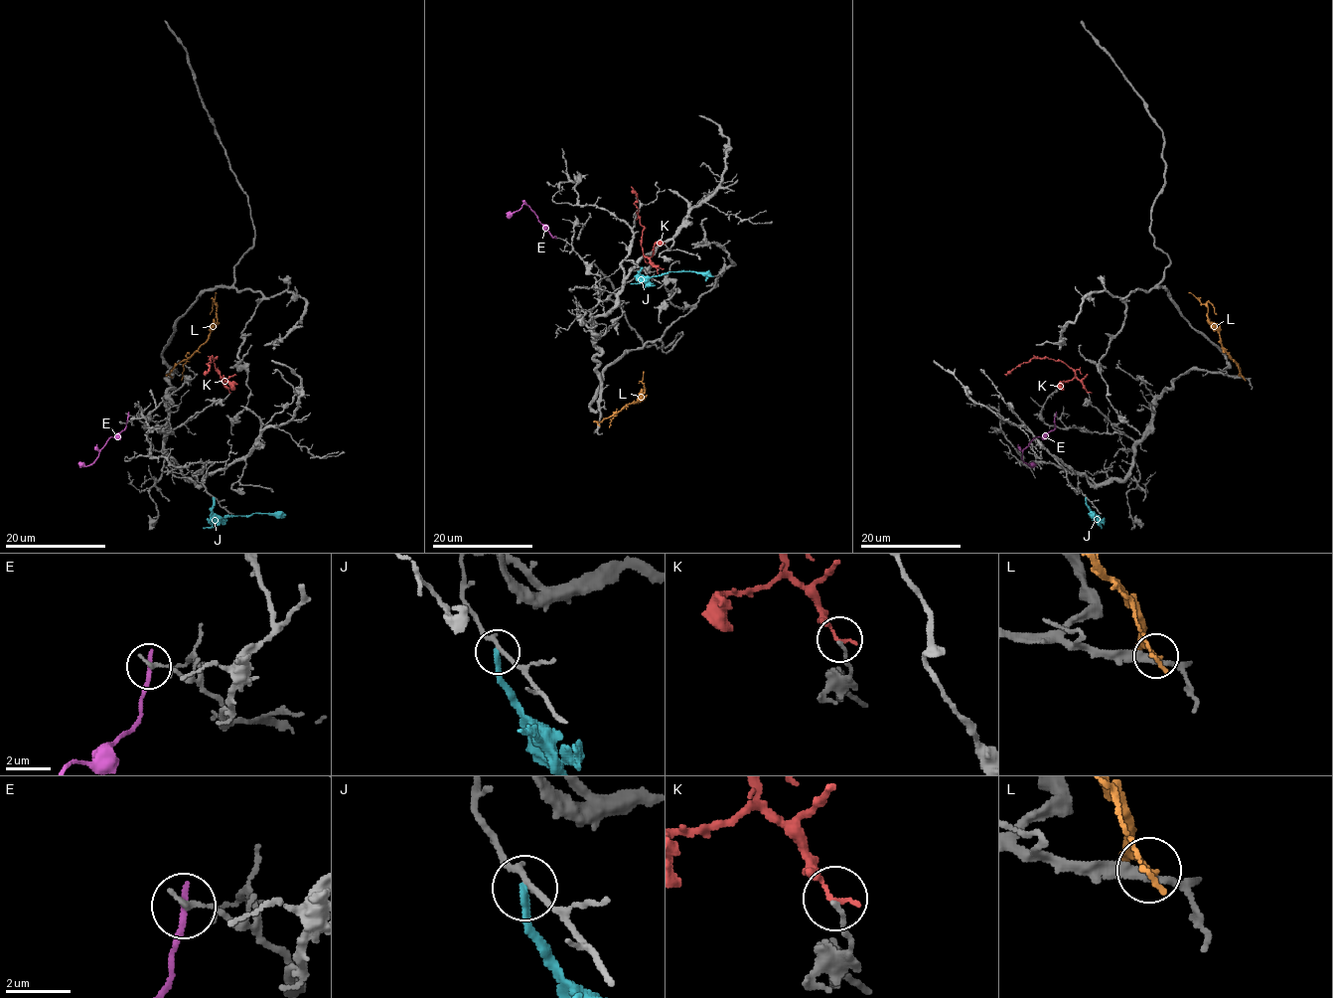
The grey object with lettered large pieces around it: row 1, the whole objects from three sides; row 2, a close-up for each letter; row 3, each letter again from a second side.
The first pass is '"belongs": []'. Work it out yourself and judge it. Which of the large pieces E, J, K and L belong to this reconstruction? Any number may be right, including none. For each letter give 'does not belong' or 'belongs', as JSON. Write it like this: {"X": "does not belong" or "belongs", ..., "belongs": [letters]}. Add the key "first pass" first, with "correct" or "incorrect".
{"first pass": "correct", "E": "does not belong", "J": "does not belong", "K": "does not belong", "L": "does not belong", "belongs": []}

